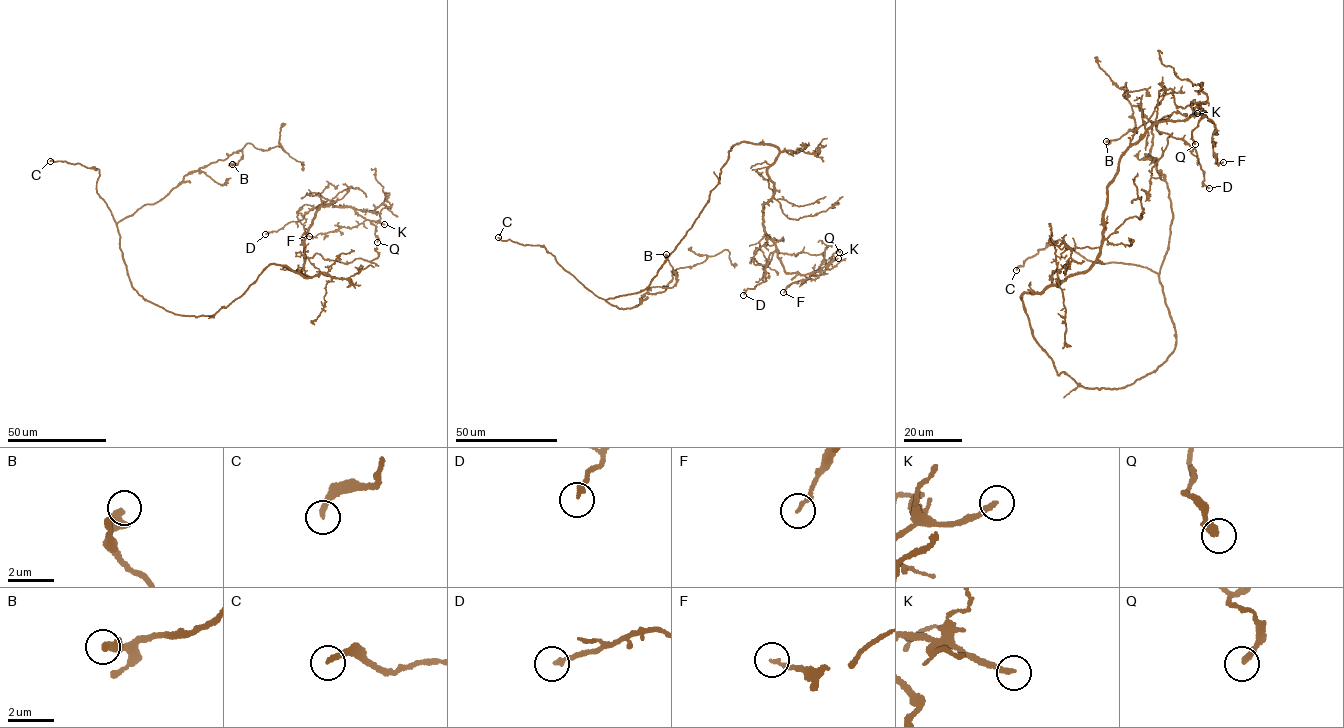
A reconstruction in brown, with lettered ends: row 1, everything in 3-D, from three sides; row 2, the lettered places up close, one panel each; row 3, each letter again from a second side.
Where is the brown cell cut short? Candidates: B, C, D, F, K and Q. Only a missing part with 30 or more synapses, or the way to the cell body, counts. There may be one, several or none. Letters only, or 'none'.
B, C, K

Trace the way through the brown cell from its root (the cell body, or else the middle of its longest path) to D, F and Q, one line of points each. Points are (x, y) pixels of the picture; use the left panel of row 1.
D: (203, 315), (225, 308), (272, 264), (310, 278), (296, 271), (304, 239), (316, 210), (332, 202), (265, 234)
F: (203, 315), (225, 308), (272, 264), (311, 277), (296, 271), (320, 206), (332, 201), (365, 219), (309, 236)
Q: (203, 315), (272, 264), (310, 278), (296, 271), (304, 239), (332, 201), (375, 226), (377, 242)

